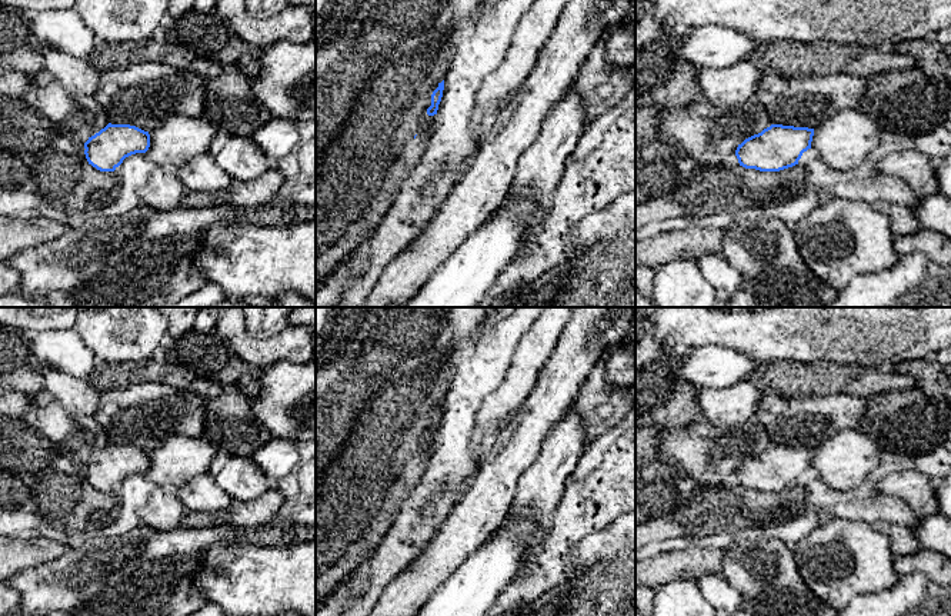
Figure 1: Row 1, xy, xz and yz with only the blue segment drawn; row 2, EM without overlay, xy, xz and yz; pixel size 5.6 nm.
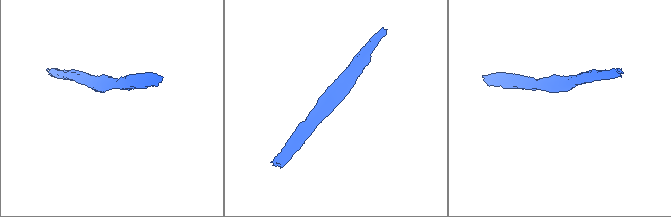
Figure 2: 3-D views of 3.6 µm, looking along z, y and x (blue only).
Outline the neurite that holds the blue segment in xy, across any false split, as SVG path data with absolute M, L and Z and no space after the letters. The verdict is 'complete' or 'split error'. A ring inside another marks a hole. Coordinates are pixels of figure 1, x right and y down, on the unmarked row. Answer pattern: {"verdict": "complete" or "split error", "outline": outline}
{"verdict": "complete", "outline": "M109 443L84 463L84 475L100 492L114 492L126 477L146 473L150 454L136 446Z"}

